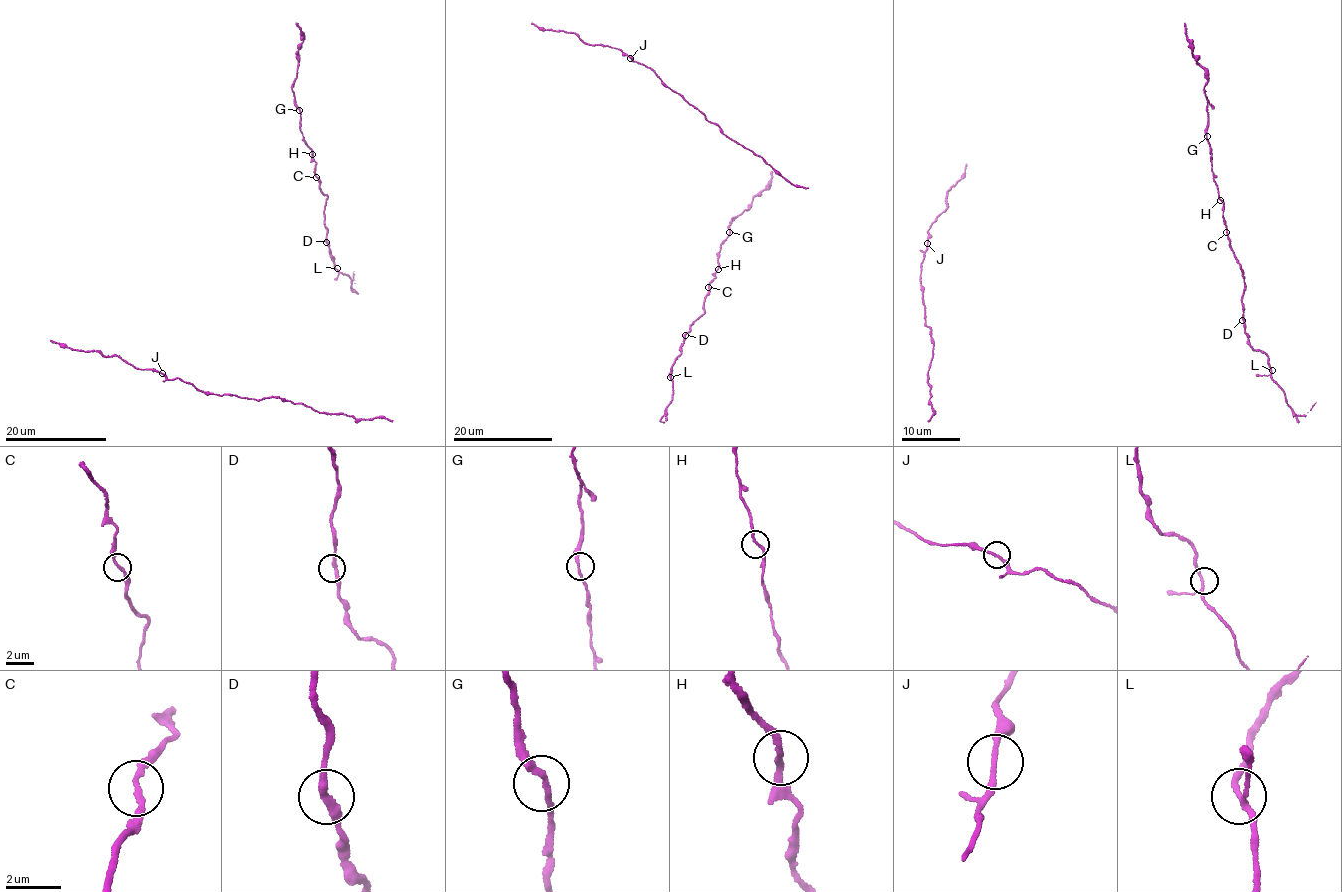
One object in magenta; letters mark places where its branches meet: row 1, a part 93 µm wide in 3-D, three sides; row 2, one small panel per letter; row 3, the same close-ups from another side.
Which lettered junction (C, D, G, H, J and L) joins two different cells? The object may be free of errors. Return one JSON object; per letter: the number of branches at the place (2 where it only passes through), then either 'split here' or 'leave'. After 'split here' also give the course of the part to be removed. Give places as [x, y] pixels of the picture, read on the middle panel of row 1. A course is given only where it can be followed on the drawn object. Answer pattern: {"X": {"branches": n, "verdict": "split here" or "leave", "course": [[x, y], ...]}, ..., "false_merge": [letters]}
{"C": {"branches": 2, "verdict": "leave"}, "D": {"branches": 2, "verdict": "leave"}, "G": {"branches": 2, "verdict": "leave"}, "H": {"branches": 2, "verdict": "leave"}, "J": {"branches": 2, "verdict": "split here", "course": [[631, 58], [653, 70], [671, 90], [719, 125], [723, 134], [762, 156], [794, 185], [807, 187]]}, "L": {"branches": 3, "verdict": "leave"}, "false_merge": ["J"]}

